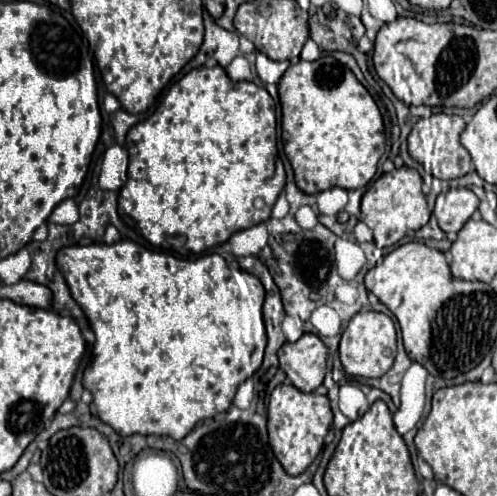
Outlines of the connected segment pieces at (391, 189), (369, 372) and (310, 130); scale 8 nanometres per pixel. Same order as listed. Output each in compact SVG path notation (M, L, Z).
M397 168L389 174L379 176L361 198L361 222L373 230L377 248L397 244L409 230L419 230L427 224L431 212L427 208L425 194L421 192L421 176L413 168Z
M373 310L357 312L351 318L345 332L341 334L339 354L341 354L341 364L347 374L363 376L363 378L383 376L393 366L393 360L397 354L397 332L393 326L393 320L387 314L373 312Z
M323 54L313 62L299 60L297 64L291 64L279 80L279 102L283 114L283 150L293 166L295 182L303 192L319 194L333 186L355 190L369 184L377 172L377 162L385 152L385 126L375 100L345 64L337 62L331 54Z

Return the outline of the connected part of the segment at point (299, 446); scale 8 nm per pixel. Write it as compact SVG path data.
M281 384L269 395L267 421L269 444L273 454L279 458L287 474L299 476L321 452L323 440L333 422L333 412L327 396L315 392L305 394L291 384Z

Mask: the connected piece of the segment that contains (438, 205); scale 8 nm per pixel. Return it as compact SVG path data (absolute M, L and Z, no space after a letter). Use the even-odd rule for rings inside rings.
M449 188L437 196L433 214L443 232L459 232L477 206L479 198L469 188Z

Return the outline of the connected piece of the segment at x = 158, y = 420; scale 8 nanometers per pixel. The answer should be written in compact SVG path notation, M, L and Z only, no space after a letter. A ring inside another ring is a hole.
M119 240L115 244L89 244L89 246L61 248L57 252L57 268L59 268L59 272L63 272L63 276L69 284L71 296L75 298L77 304L81 304L81 308L89 320L89 326L95 332L93 360L85 368L83 386L93 394L93 402L97 406L99 418L105 424L109 424L115 432L119 432L121 436L157 434L157 436L171 436L175 440L183 440L199 420L205 420L205 418L211 418L219 412L225 412L233 402L237 386L243 380L251 378L263 362L263 350L267 344L262 311L265 289L257 276L241 270L235 262L231 262L231 266L227 266L227 262L219 254L205 254L205 256L195 258L195 260L179 260L169 253L155 252L155 250L149 250L145 246L139 246L137 242Z

